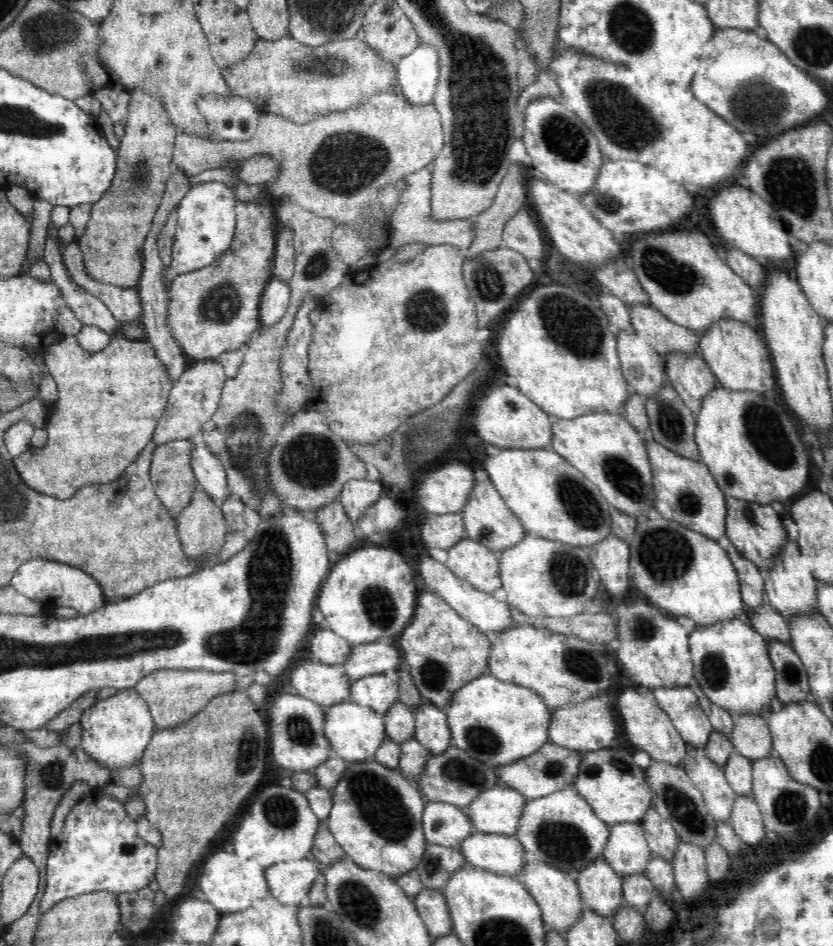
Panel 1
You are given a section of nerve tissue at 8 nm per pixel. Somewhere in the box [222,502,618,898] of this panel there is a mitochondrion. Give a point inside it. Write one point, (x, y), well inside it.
(378, 803)

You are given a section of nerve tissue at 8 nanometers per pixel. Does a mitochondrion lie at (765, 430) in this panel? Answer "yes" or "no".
yes

